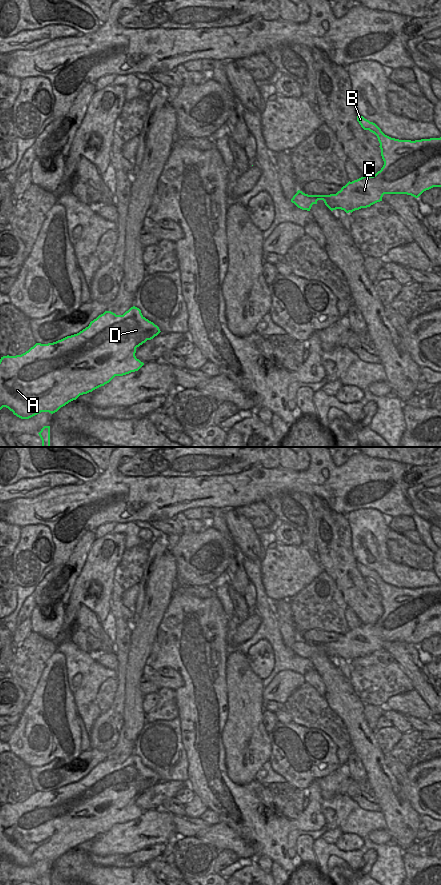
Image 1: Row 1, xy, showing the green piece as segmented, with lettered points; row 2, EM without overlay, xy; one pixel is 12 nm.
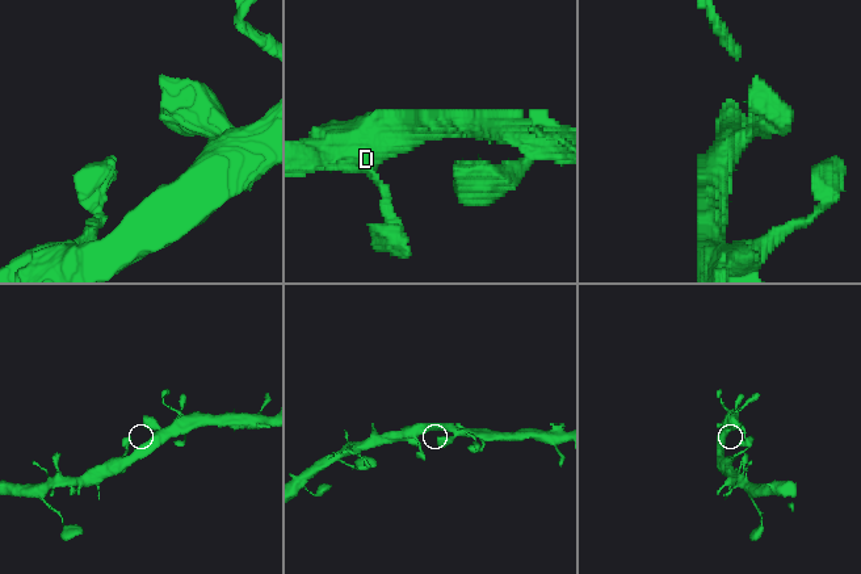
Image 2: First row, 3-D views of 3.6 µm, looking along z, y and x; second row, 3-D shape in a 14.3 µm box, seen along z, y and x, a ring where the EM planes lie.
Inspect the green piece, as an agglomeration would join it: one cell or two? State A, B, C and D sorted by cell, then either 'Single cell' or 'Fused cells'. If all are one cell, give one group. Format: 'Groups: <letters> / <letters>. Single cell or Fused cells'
Groups: A B C D. Single cell

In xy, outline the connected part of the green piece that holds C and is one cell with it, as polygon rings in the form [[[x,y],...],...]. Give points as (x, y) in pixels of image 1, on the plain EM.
[[[357,562],[357,569],[364,578],[374,581],[380,591],[384,613],[373,624],[363,624],[348,630],[336,642],[308,643],[298,638],[291,647],[298,656],[310,659],[313,652],[323,648],[331,658],[341,657],[346,661],[367,656],[382,649],[384,642],[407,642],[418,646],[424,639],[433,635],[441,635],[441,585],[421,588],[399,588],[385,583],[373,570]]]

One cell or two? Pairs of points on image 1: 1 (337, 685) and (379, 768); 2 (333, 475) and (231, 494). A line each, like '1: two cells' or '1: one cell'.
1: one cell
2: one cell

